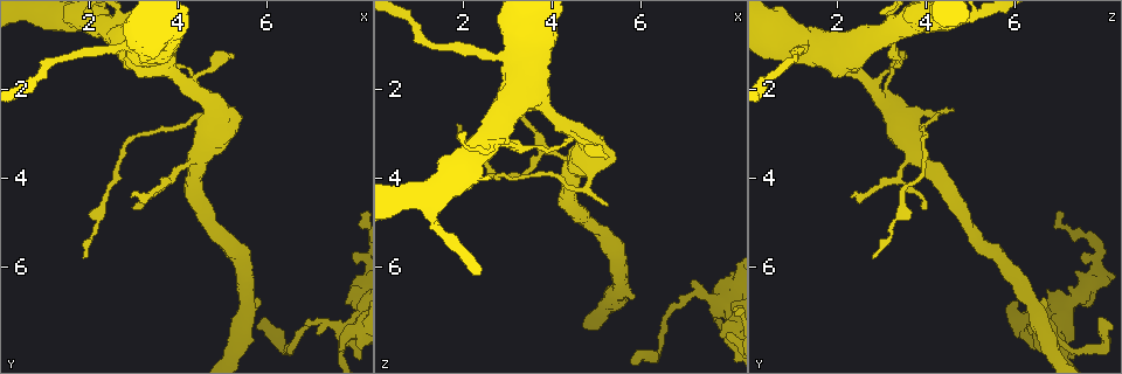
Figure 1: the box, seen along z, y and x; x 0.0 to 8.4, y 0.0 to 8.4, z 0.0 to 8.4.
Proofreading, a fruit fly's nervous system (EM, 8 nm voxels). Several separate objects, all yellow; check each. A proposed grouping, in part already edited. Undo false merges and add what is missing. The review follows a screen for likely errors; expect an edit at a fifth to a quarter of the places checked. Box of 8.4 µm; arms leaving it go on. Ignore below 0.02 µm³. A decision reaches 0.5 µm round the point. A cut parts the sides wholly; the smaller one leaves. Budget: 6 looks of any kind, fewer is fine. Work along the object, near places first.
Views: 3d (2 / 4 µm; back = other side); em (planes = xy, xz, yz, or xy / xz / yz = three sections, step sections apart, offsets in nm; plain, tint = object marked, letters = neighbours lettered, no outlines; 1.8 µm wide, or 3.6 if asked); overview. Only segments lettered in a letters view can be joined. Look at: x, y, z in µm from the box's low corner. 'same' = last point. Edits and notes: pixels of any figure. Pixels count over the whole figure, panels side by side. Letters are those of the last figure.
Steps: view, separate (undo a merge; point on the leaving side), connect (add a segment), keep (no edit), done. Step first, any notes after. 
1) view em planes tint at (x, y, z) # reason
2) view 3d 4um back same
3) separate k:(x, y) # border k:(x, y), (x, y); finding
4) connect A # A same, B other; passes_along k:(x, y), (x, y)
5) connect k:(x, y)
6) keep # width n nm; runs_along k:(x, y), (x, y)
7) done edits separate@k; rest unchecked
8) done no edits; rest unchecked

view em 3.6um planes tint at (4.25, 2.00, 2.80) # calibre changes

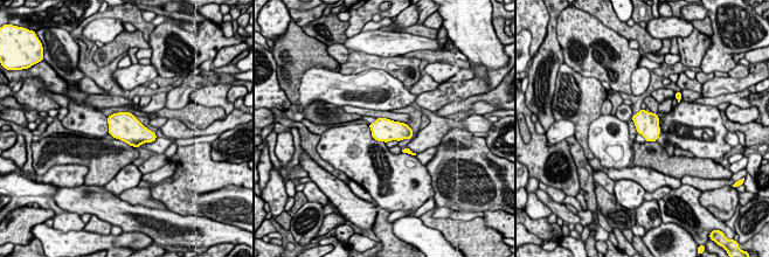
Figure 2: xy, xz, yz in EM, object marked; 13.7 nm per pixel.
view em 3.6um planes letters same

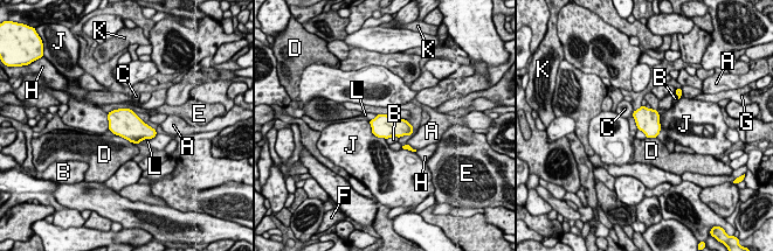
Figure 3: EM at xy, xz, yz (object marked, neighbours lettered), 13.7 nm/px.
keep # longest_contact J 380 nm; A other, B other, C other, D other, E other, F other, G other, H other, J other, K other, L other; one neuron here

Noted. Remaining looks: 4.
view 3d 4um at (5.90, 7.20, 7.85) # thin end

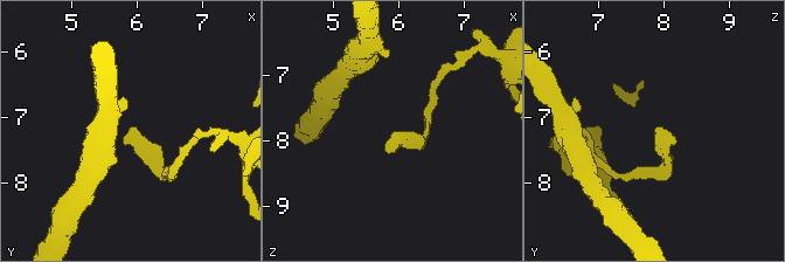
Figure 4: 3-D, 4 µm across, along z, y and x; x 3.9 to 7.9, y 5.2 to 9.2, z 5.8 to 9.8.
view em yz step 16 letters at (5.95, 7.15, 7.90)

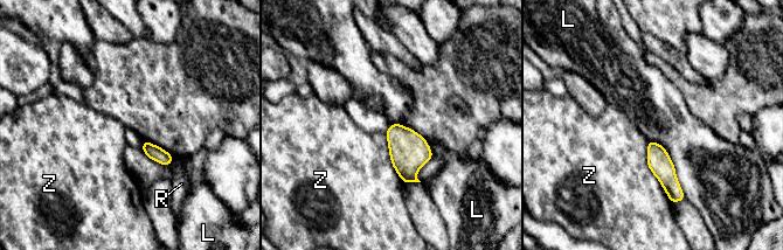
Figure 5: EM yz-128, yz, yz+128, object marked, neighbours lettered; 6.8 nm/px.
view em planes letters same # cut it another way

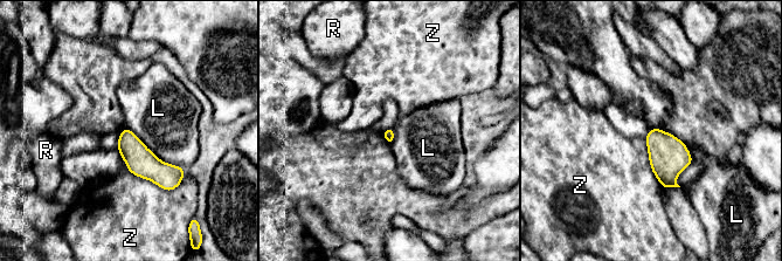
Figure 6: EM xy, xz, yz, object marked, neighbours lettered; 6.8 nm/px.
keep # L other, R other, Z other; border 6:(125, 128), (161, 160), (181, 167); no lettered segment goes on from it

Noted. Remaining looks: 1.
done no edits; rest unchecked

